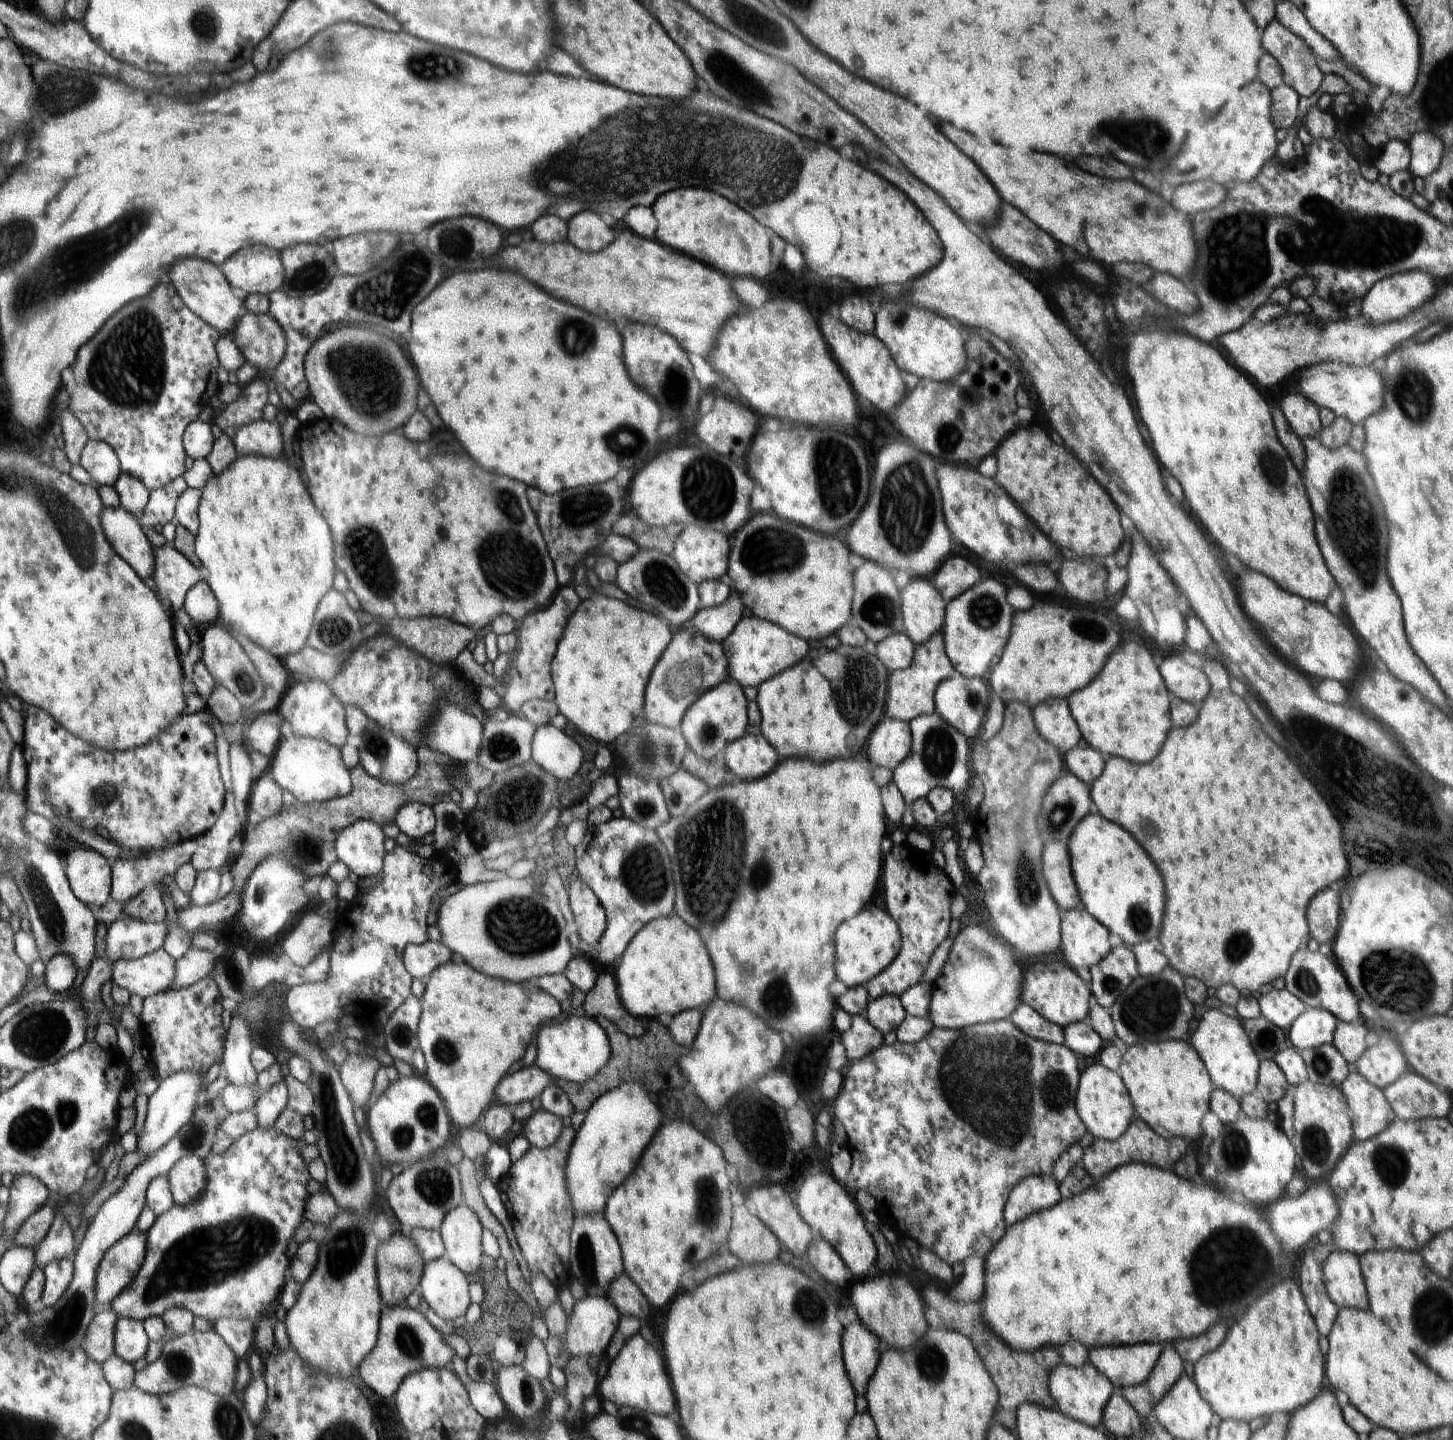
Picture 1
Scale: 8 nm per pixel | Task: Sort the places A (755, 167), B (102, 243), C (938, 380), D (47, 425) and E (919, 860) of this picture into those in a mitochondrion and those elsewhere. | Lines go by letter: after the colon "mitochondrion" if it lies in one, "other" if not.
A: mitochondrion
B: mitochondrion
C: other
D: other
E: other

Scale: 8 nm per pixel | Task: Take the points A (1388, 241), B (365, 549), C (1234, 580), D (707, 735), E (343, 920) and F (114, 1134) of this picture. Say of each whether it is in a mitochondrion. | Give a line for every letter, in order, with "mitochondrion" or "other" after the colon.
A: mitochondrion
B: mitochondrion
C: other
D: mitochondrion
E: other
F: other

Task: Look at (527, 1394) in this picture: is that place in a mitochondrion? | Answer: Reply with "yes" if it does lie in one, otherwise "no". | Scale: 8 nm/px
yes

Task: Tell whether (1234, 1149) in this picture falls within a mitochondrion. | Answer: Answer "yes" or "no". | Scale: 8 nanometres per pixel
yes

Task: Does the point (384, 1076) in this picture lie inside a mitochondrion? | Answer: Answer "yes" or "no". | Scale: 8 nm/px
no

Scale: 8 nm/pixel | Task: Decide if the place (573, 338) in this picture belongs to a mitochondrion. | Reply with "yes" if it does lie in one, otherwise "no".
yes

